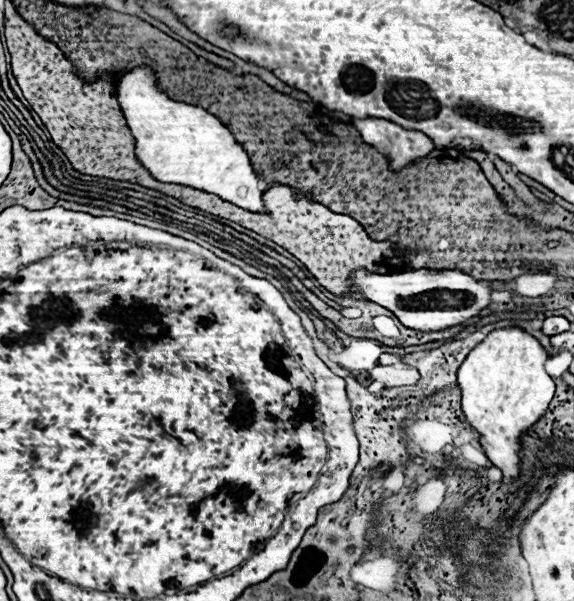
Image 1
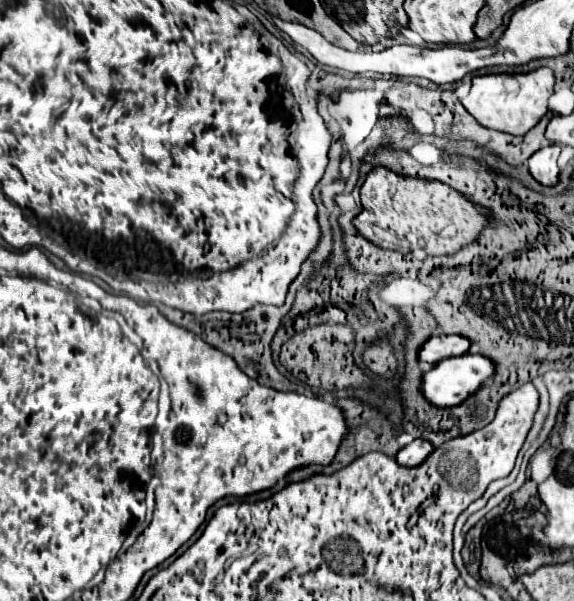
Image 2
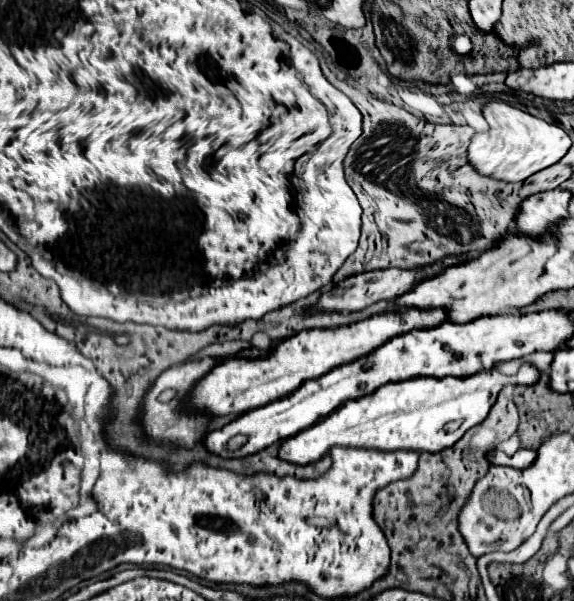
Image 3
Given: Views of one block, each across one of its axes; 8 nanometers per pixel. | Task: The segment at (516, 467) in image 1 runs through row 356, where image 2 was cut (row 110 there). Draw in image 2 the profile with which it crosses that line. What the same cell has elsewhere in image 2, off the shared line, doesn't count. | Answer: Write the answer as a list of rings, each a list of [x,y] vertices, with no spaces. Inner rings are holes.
[[[538,68],[528,74],[498,74],[498,76],[474,76],[472,90],[462,98],[462,106],[484,128],[506,132],[512,136],[524,136],[532,130],[540,118],[548,112],[548,98],[554,92],[554,74],[548,68]]]

